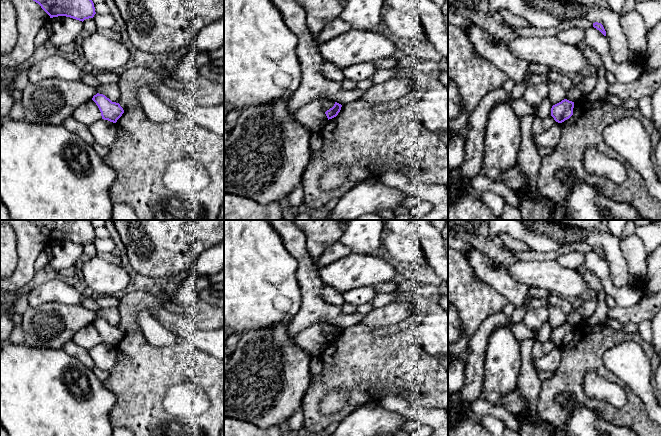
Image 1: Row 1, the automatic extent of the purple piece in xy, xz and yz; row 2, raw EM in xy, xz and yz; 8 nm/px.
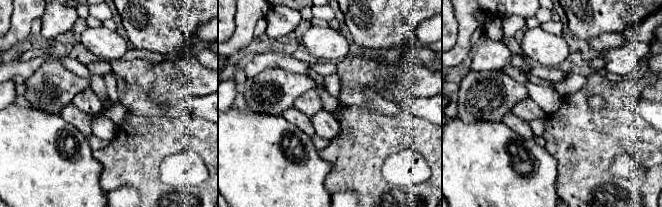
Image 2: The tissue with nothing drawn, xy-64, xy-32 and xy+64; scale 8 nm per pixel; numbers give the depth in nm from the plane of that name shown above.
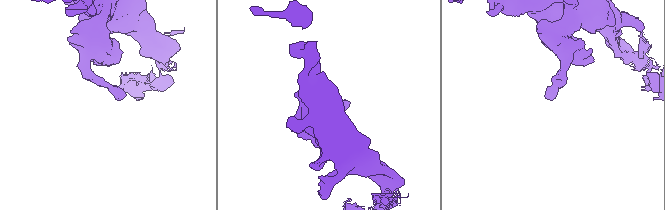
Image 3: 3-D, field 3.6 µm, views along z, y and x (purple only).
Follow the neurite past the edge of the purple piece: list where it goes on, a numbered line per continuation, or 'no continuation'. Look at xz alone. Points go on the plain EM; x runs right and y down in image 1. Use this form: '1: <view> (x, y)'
no continuation

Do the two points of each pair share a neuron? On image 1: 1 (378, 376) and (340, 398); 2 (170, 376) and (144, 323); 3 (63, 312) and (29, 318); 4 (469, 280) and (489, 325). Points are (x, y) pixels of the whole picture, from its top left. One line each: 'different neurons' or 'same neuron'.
1: different neurons
2: different neurons
3: same neuron
4: different neurons

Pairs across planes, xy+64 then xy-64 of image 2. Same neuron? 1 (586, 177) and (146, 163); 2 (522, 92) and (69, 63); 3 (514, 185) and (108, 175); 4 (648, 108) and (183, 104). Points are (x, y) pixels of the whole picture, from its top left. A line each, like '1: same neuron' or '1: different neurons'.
1: same neuron
2: different neurons
3: different neurons
4: same neuron

